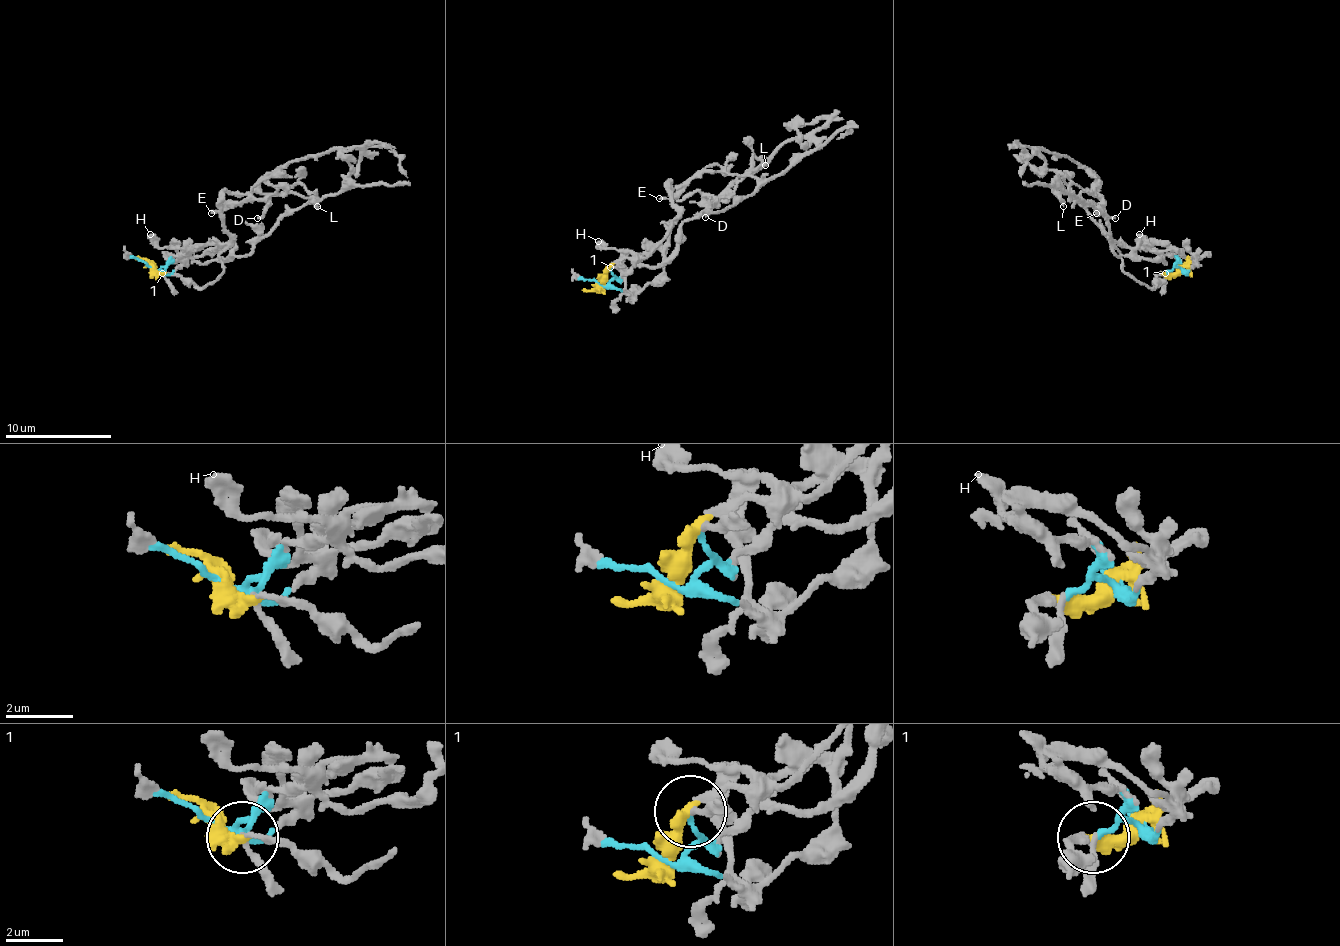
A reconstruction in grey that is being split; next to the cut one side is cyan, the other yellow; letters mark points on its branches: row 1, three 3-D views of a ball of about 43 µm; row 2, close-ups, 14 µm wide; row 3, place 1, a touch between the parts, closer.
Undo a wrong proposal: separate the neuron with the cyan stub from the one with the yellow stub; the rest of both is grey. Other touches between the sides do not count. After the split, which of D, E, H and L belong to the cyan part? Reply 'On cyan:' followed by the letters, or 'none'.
On cyan: E, H

